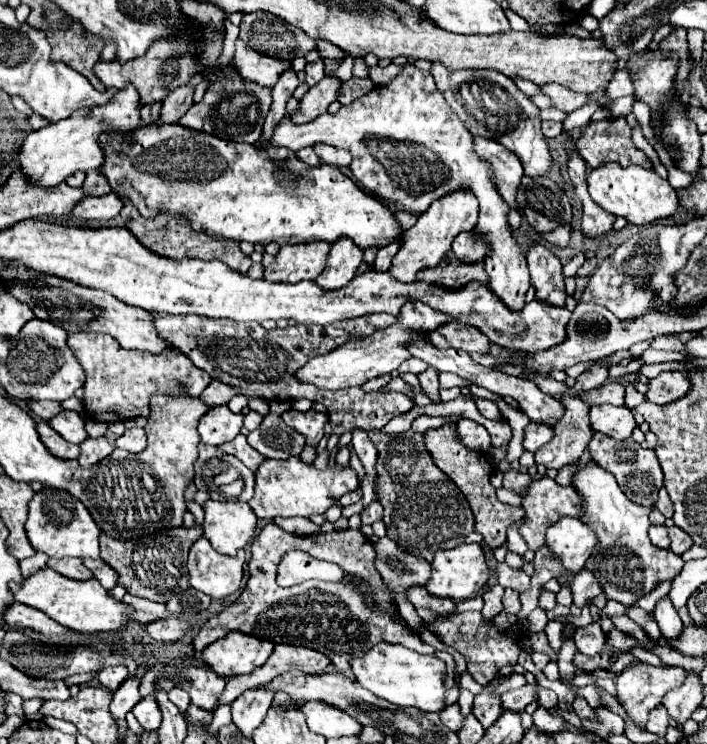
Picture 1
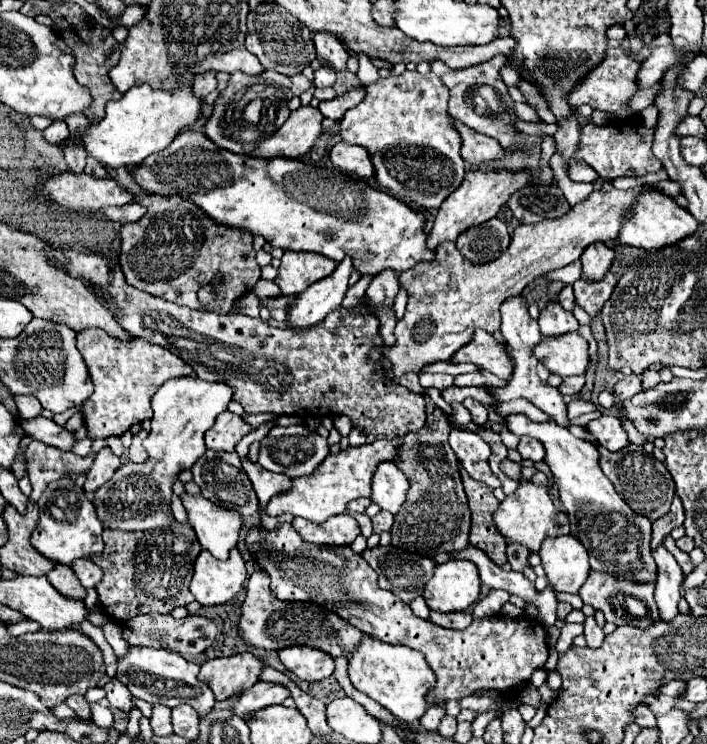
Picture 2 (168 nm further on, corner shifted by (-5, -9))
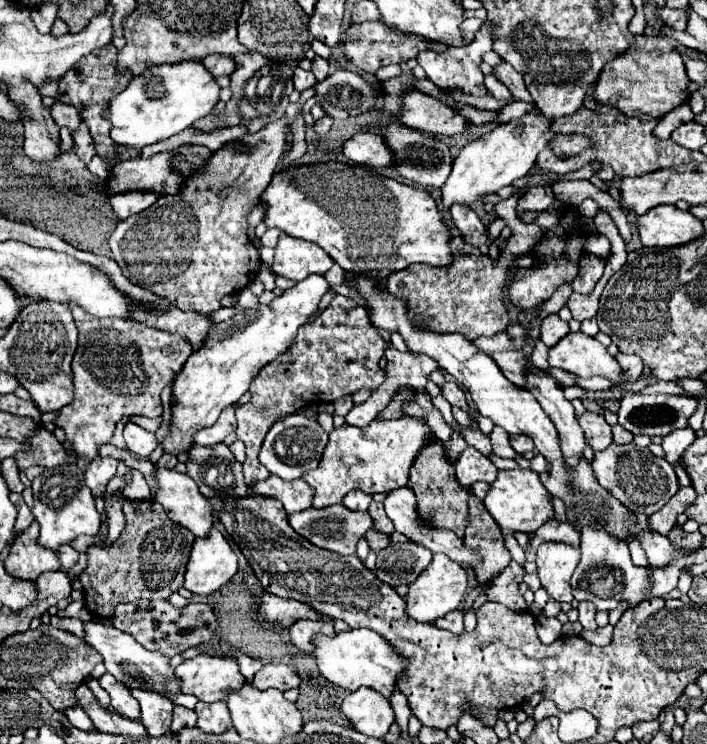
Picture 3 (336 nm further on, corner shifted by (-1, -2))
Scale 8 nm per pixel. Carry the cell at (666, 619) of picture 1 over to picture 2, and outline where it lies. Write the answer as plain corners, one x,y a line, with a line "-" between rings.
657,546
653,550
653,558
657,562
655,602
659,608
659,618
663,622
671,622
679,614
677,602
683,596
679,590
683,582
683,570
677,560
665,550
665,546

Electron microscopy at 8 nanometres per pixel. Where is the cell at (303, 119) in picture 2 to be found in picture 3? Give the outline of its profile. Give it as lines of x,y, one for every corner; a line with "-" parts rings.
285,119
273,121
265,129
249,133
237,143
229,143
215,151
209,163
189,177
181,193
161,195
157,203
149,209
141,211
139,215
131,215
125,221
119,221
117,229
109,237
109,247
123,275
131,283
143,289
151,289
151,293
171,301
183,311
191,309
195,313
205,315
221,309
221,297
239,293
243,287
247,287
255,279
257,269
261,265
259,251
247,237
247,215
253,209
253,205
261,199
261,193
265,191
279,159
283,157
287,145
285,139

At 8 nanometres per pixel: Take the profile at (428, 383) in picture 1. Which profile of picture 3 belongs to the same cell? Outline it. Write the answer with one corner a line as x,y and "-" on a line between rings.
431,443
423,447
423,451
417,455
411,467
409,485
415,491
419,515
423,517
425,523
433,527
447,527
455,531
455,535
463,537
465,527
467,527
467,497
469,495
455,479
455,467
445,459
443,443

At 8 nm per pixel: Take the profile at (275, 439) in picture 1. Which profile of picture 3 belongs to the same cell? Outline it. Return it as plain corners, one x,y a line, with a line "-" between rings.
295,413
277,421
269,429
263,447
259,451
259,461
269,469
269,473
281,477
283,481
293,481
319,465
325,445
327,445
327,433
317,423
317,419
305,417
303,413

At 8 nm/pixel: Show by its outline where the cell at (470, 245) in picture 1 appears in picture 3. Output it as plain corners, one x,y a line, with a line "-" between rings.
455,203
455,207
451,207
451,217
453,217
455,227
463,233
465,241
469,241
475,247
487,243
487,227
469,207

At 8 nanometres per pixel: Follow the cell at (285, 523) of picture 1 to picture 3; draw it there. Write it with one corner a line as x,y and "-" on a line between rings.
271,475
267,481
255,483
253,493
279,499
287,513
297,513
311,507
311,499
315,491
311,491
311,485
307,485
303,479
283,481
277,475

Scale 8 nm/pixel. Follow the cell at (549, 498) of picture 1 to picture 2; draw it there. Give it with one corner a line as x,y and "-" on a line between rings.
527,482
523,486
519,486
511,496
507,496
499,508
497,514
493,516
495,526
499,528
499,532
517,544
527,546
531,552
539,552
539,546
543,542
543,538
547,536
561,536
561,534
569,534
569,518
565,512
559,512
549,494
545,494
543,486
535,486
533,482

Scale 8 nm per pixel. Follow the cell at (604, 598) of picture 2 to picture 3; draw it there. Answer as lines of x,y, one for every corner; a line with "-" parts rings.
601,523
583,525
581,527
581,563
577,565
573,577
571,577
571,589
573,597
577,601
591,601
597,609
611,611
621,601
629,601
631,605
637,605
645,599
645,595
651,589
651,581
647,577
645,567
635,567
629,555
627,541
617,541
613,535
605,531

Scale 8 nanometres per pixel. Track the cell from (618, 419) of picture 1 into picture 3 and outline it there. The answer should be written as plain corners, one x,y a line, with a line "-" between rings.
585,411
581,417
577,417
579,425
583,427
585,431
585,439
587,439
587,445
591,445
591,449
597,453
597,451
603,451
605,447
611,445
613,437
611,437
611,427
607,425
605,417
603,415
597,415
597,413
589,413

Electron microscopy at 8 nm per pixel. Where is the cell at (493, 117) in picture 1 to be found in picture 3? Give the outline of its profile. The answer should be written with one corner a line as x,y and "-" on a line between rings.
485,21
483,27
479,29
479,33
475,35
473,43
465,45
465,47
451,47
443,53
435,53
435,51
423,51
417,57
417,63
425,69
427,79
431,79
437,87
459,87
465,95
475,95
475,97
485,97
489,95
489,91
483,85
483,73
479,71
479,63
481,63
481,55
485,51
489,51
493,47
493,37
491,37
491,29
489,23

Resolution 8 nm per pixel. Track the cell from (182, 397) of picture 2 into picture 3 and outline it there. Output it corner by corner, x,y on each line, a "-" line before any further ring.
311,275
287,289
281,297
275,297
269,305
259,303
257,307
211,327
201,349
191,353
181,373
173,379
173,399
177,403
171,405
173,421
171,433
163,441
165,453
179,455
181,451
187,451
193,445
193,435
201,427
213,425
225,407
235,405
241,395
247,393
249,383
259,369
287,351
297,335
297,329
307,323
327,289
329,283
323,275

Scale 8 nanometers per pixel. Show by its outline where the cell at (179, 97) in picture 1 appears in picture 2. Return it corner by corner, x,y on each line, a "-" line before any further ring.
203,72
199,76
195,76
195,82
193,82
193,90
195,90
195,96
197,98
205,98
209,92
215,90
215,72

